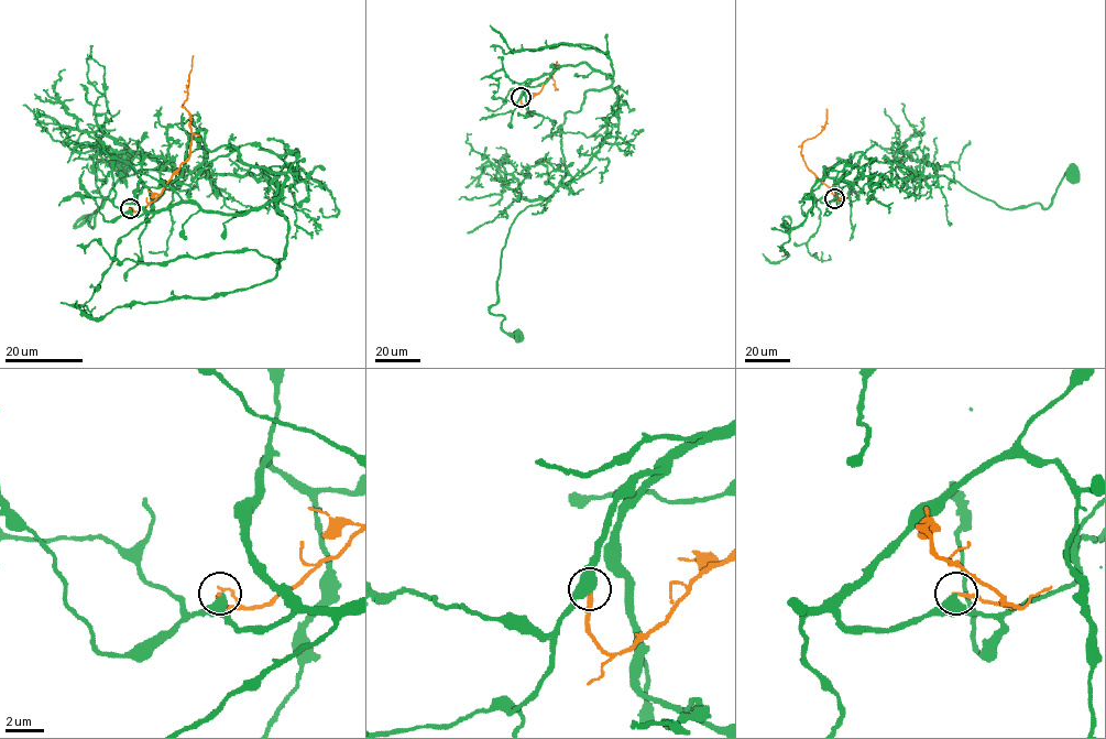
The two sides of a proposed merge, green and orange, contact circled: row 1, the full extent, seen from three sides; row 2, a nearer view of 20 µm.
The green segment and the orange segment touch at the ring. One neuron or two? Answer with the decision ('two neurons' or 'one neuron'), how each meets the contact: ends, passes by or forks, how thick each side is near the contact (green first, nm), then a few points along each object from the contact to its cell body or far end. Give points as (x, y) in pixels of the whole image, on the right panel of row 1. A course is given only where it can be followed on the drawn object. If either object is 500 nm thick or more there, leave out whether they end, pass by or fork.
two neurons; calibres 500 and 200 nm; course green (834, 198), (821, 203), (806, 194), (800, 202), (861, 152), (954, 180), (1007, 208), (1047, 208), (1072, 171); course orange (834, 198), (842, 199), (807, 167), (801, 154), (801, 143), (822, 130), (827, 109)

